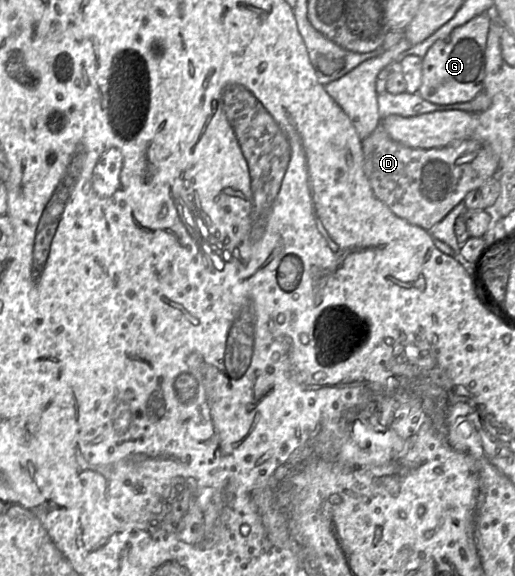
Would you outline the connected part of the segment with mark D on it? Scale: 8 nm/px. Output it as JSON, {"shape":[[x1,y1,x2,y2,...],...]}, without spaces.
{"shape":[[380,124,361,143,364,171,375,196,395,215,426,231,499,169,499,157,486,143,475,139,441,148,410,148,394,141]]}

